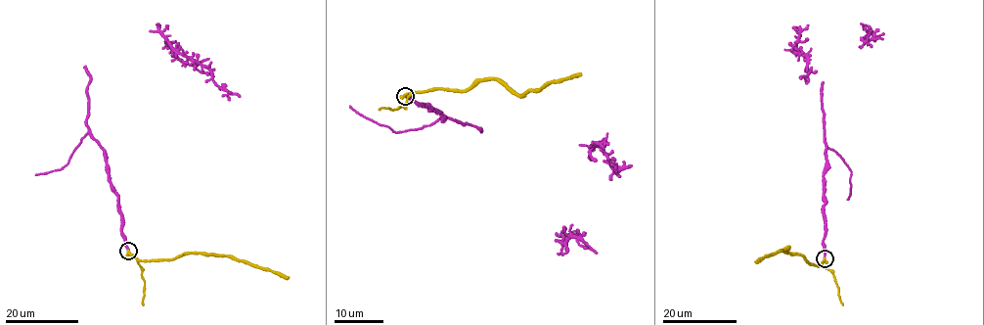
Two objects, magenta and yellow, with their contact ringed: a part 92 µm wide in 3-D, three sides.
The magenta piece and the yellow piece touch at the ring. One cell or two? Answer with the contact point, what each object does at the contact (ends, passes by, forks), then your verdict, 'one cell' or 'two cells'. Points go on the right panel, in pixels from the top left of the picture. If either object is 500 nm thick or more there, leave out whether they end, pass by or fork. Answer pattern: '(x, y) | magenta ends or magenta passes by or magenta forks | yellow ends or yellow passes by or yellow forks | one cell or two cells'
(825, 258) | magenta ends | yellow passes by | one cell

